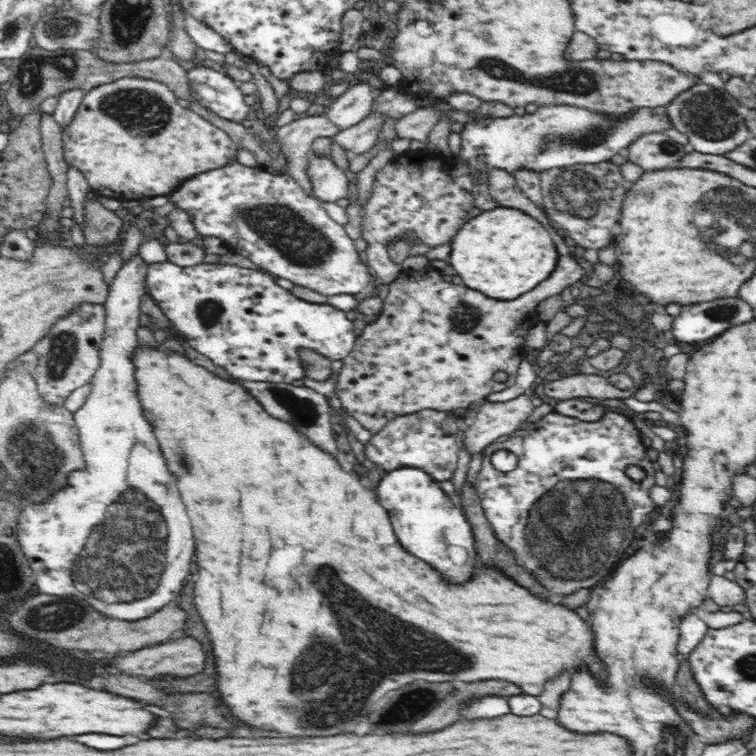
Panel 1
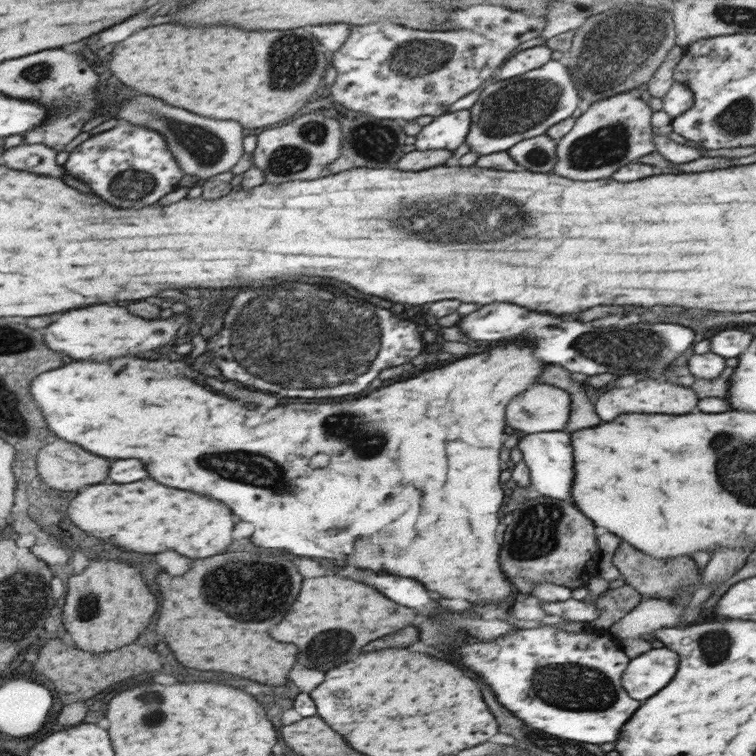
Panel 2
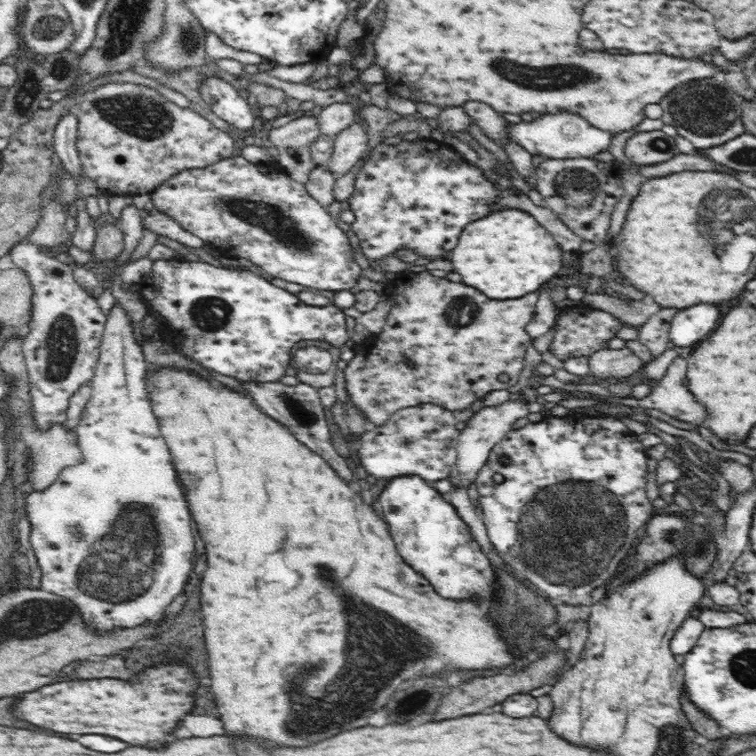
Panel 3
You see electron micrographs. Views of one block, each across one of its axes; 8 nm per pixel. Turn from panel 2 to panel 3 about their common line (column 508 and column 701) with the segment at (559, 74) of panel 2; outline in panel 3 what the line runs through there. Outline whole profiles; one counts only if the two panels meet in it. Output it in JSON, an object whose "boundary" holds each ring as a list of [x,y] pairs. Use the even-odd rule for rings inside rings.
{"boundary":[[[724,72],[710,78],[699,78],[673,88],[661,98],[661,120],[677,130],[677,134],[690,140],[696,149],[718,146],[747,132],[741,119],[743,98],[726,82]]]}

